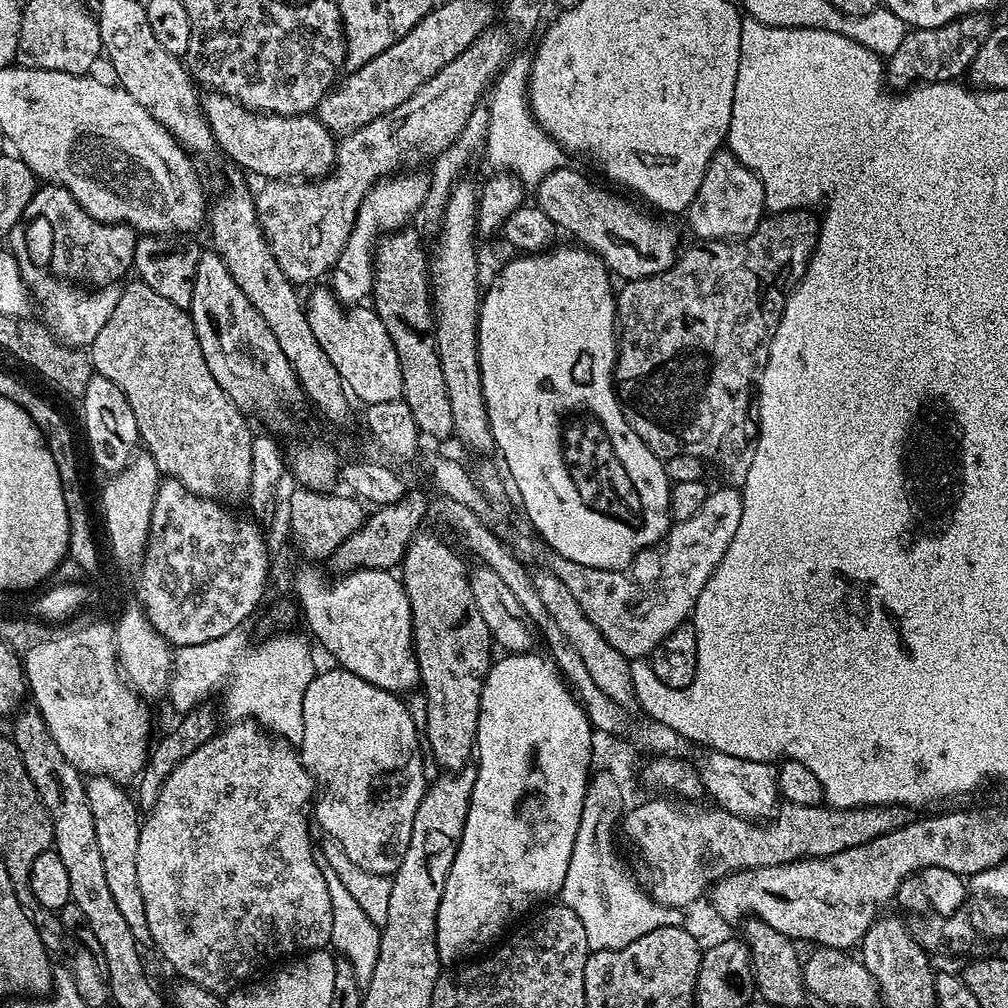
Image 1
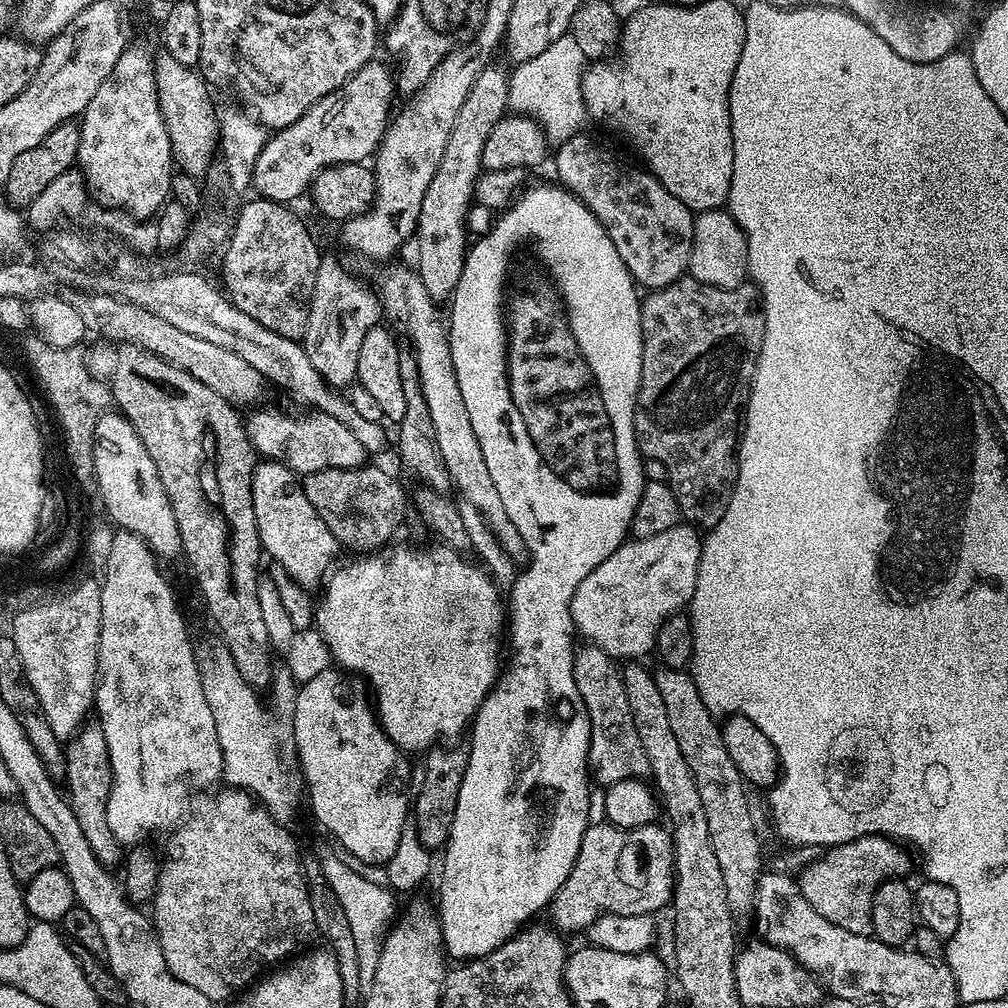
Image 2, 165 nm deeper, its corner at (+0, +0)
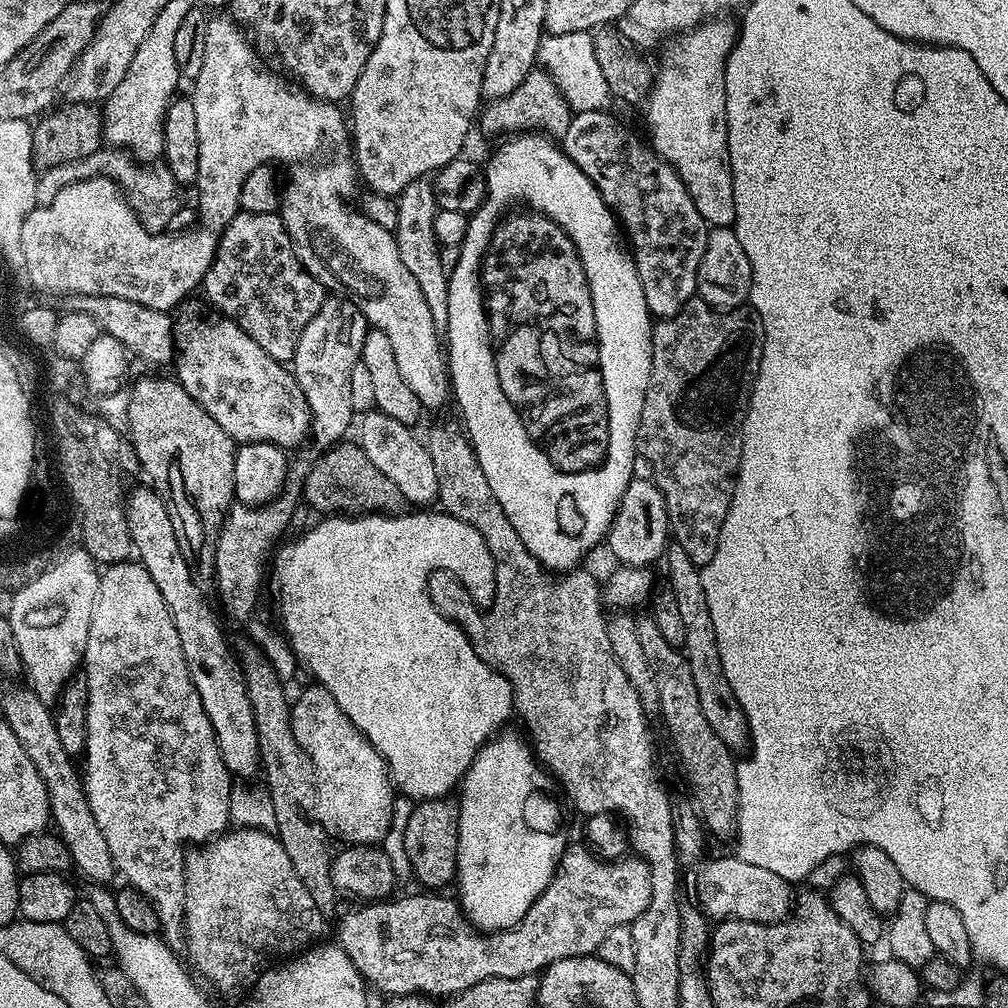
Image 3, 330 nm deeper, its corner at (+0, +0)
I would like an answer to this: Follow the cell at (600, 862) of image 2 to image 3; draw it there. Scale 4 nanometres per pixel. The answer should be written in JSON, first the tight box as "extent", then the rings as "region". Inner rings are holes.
{"extent":[338,842,650,998],"region":[[[575,842],[569,843],[564,849],[560,864],[556,867],[554,878],[550,882],[550,886],[546,886],[546,890],[534,902],[534,906],[527,911],[523,919],[513,929],[501,930],[497,933],[485,933],[474,927],[462,913],[459,903],[452,897],[444,898],[442,894],[433,894],[430,892],[421,892],[422,894],[412,894],[404,898],[391,900],[383,900],[369,903],[364,909],[348,915],[344,924],[340,928],[338,936],[338,946],[343,949],[344,953],[354,962],[355,968],[358,970],[365,983],[368,983],[380,990],[384,994],[390,995],[390,998],[403,998],[409,996],[452,996],[475,989],[479,984],[483,984],[488,980],[522,980],[532,974],[537,975],[546,970],[556,961],[566,960],[568,957],[590,956],[599,953],[602,942],[606,938],[606,934],[611,928],[622,928],[631,925],[632,921],[638,918],[638,914],[642,914],[642,910],[646,910],[650,906],[650,884],[647,871],[641,866],[641,863],[634,858],[621,859],[619,862],[611,863],[608,870],[598,866],[594,857],[587,852],[580,844]]]}

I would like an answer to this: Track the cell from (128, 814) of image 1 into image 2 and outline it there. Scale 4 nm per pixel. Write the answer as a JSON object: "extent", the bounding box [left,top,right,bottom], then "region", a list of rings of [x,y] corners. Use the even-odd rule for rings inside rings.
{"extent":[62,722,122,866],"region":[[[98,722],[85,723],[80,731],[67,741],[64,749],[62,780],[68,783],[66,798],[74,810],[74,818],[78,818],[78,826],[82,826],[82,834],[86,834],[86,842],[90,842],[90,850],[94,850],[98,862],[105,866],[119,865],[122,860],[122,846],[114,838],[114,834],[110,830],[110,822],[106,820],[106,806],[112,785],[112,767],[106,746],[106,734],[102,734],[102,726]]]}

